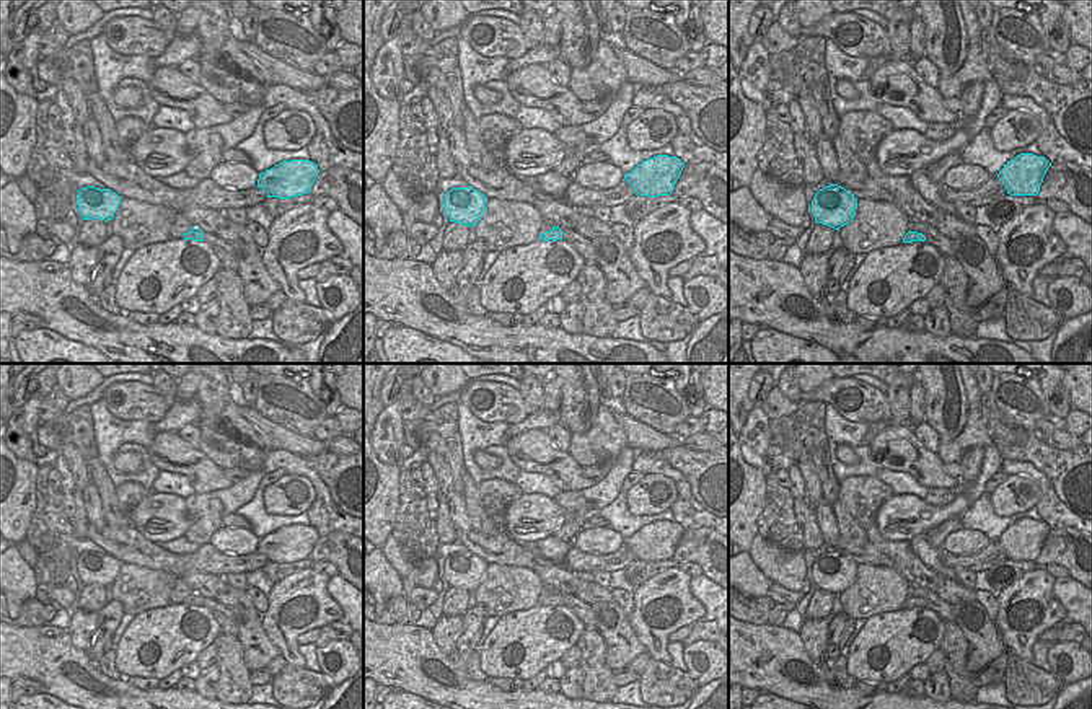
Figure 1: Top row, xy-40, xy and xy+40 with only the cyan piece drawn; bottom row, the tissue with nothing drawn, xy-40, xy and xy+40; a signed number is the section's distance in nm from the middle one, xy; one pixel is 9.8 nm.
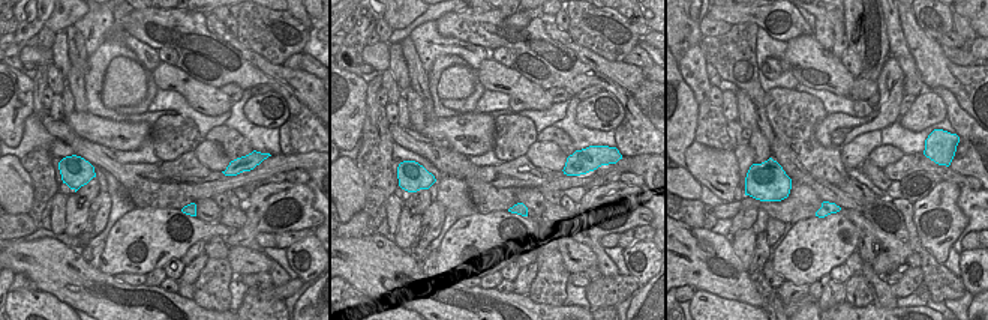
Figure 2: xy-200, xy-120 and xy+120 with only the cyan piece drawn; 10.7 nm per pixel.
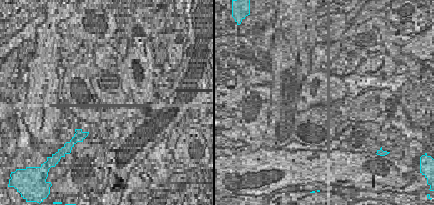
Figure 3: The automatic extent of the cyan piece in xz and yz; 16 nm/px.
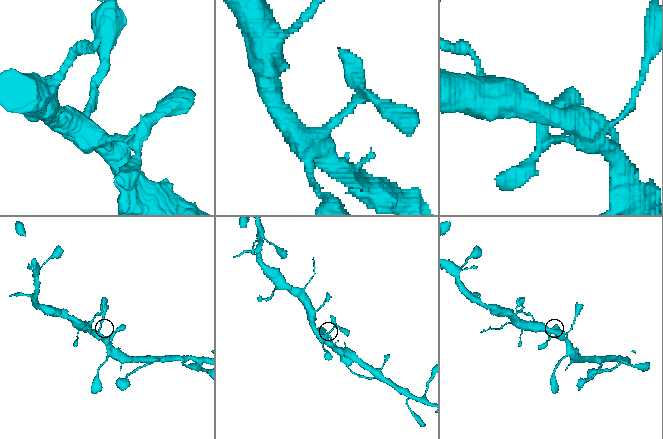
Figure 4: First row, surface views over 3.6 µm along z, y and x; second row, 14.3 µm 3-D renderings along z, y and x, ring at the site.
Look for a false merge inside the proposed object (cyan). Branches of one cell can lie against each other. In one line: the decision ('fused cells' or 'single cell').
single cell

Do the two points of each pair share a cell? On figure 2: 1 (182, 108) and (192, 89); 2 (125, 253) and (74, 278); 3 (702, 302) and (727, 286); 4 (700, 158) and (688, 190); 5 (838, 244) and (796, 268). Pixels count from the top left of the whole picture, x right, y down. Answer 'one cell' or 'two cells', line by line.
1: two cells
2: two cells
3: two cells
4: two cells
5: one cell

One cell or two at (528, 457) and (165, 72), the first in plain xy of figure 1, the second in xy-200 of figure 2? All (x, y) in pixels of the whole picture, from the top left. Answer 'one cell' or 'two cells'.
one cell

